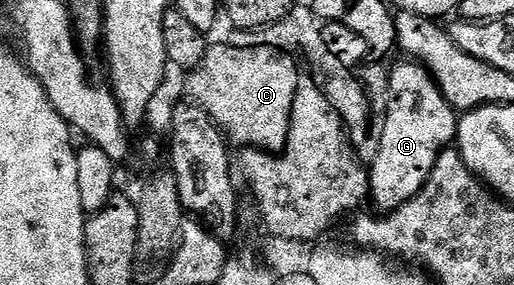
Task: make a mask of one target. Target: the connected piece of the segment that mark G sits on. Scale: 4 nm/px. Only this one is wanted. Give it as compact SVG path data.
M411 58L401 59L401 64L391 65L388 73L389 114L386 115L385 129L382 130L380 144L375 145L376 157L370 160L370 200L376 203L381 213L387 214L402 207L410 198L414 198L426 186L432 176L434 162L438 162L440 153L449 147L456 138L458 113L446 102L434 77L423 64Z

